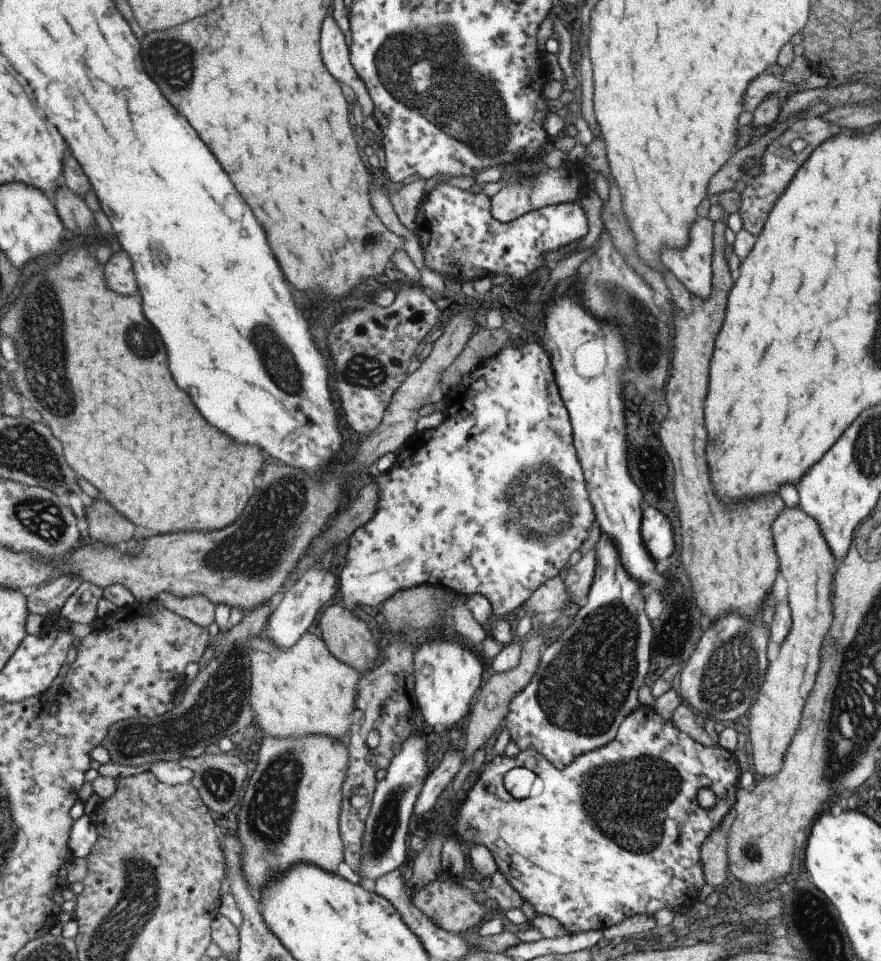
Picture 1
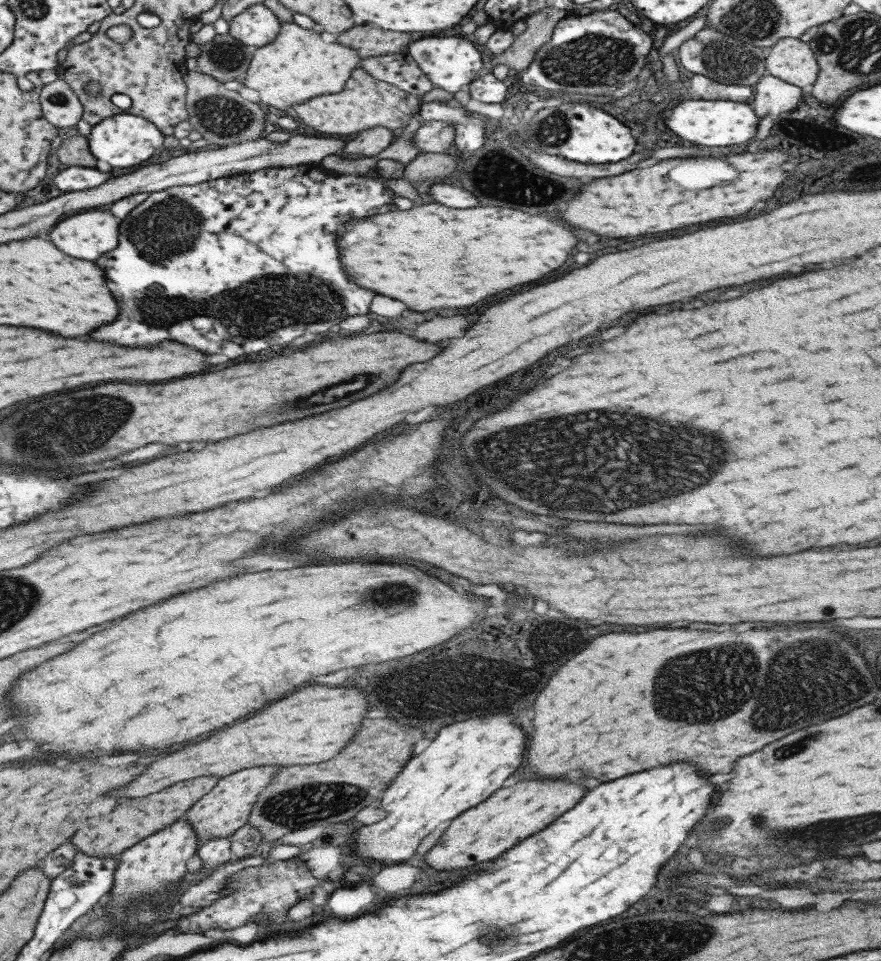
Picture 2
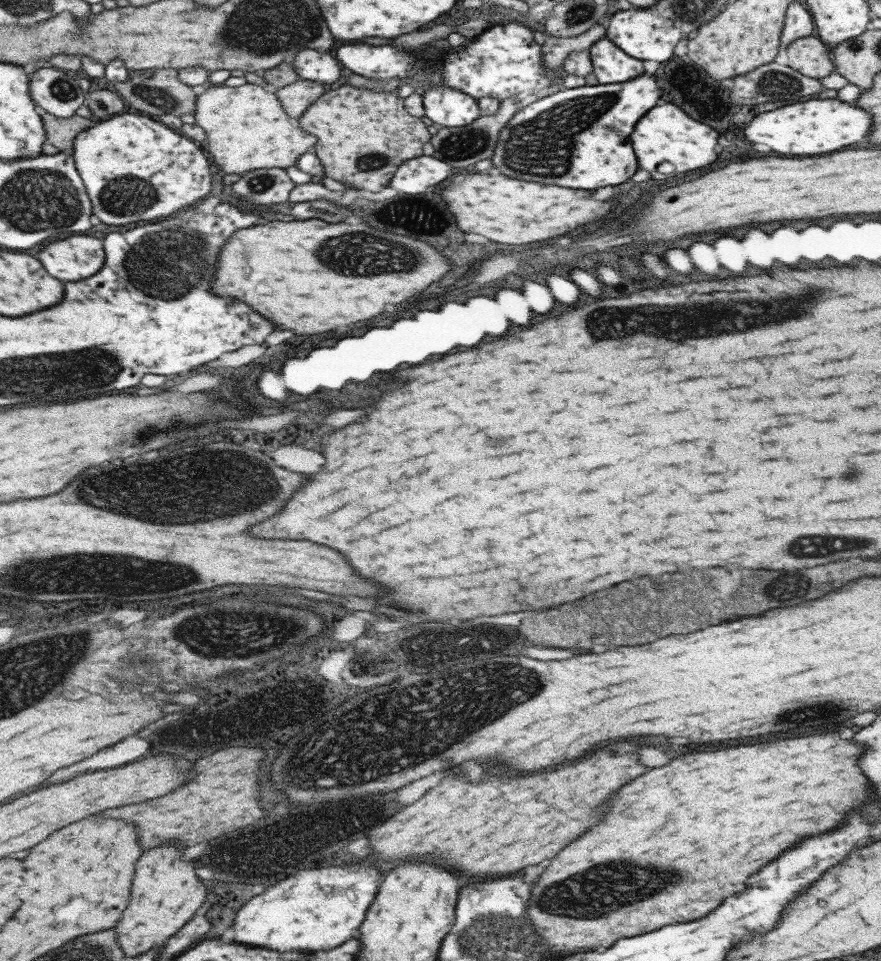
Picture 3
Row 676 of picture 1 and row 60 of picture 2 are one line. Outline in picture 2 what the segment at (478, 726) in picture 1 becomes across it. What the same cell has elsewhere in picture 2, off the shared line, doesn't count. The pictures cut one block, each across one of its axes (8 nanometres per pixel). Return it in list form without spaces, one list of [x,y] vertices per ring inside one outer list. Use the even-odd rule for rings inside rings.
[[[546,6],[540,10],[540,13],[537,12],[537,16],[533,14],[527,16],[525,30],[514,37],[513,42],[501,54],[491,56],[491,66],[505,64],[518,72],[525,70],[539,47],[549,40],[556,22],[567,13],[564,10]]]

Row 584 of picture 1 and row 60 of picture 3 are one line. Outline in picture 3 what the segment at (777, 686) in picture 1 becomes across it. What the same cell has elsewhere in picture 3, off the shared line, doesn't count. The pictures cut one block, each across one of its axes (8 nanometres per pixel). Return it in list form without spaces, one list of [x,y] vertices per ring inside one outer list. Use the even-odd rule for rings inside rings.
[[[814,34],[794,40],[785,47],[786,65],[807,78],[829,76],[833,63],[826,47]]]

